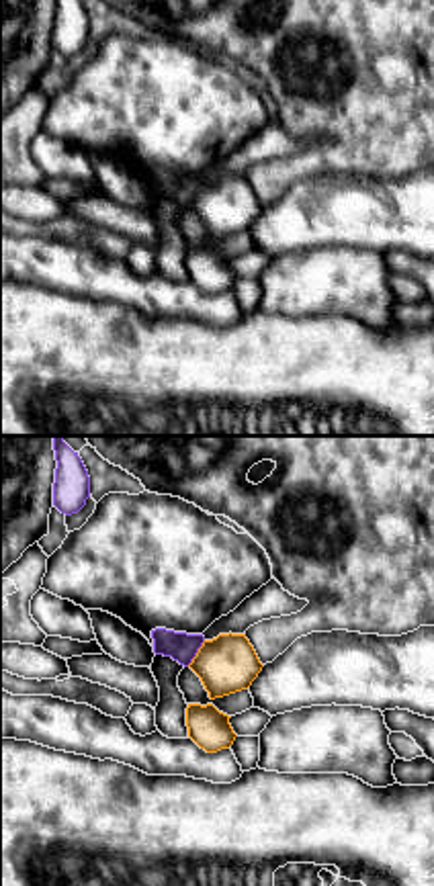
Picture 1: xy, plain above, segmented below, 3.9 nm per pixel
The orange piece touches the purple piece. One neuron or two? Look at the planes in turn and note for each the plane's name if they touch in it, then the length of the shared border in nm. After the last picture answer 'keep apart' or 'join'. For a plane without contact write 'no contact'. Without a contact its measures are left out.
contact in xy; length 130 nm

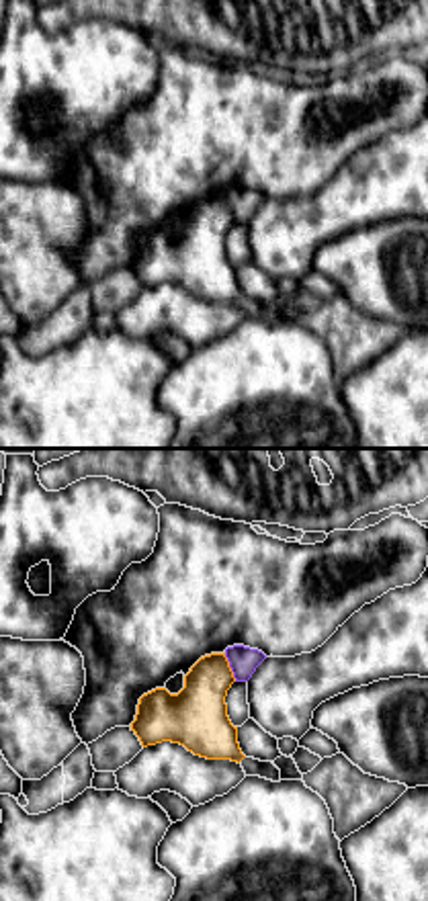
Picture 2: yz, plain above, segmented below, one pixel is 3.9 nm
contact in yz; length 120 nm

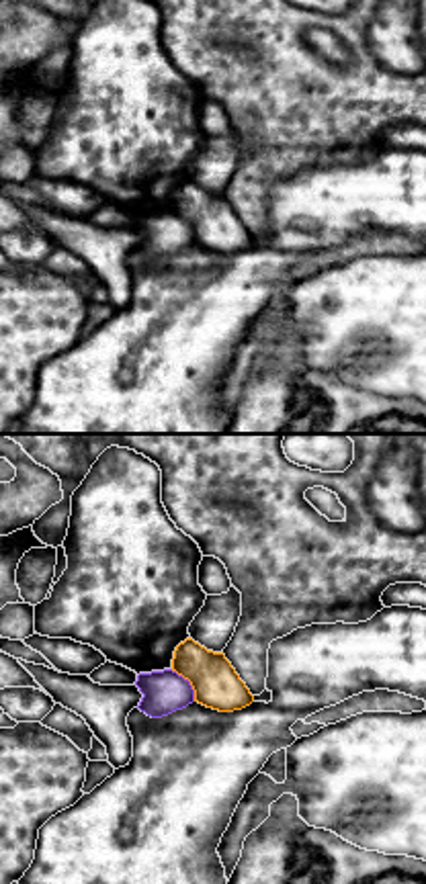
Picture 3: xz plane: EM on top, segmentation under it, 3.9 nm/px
contact in xz; length 160 nm

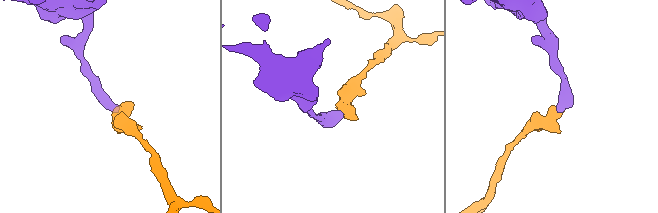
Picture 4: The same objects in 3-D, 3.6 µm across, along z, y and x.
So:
keep apart

